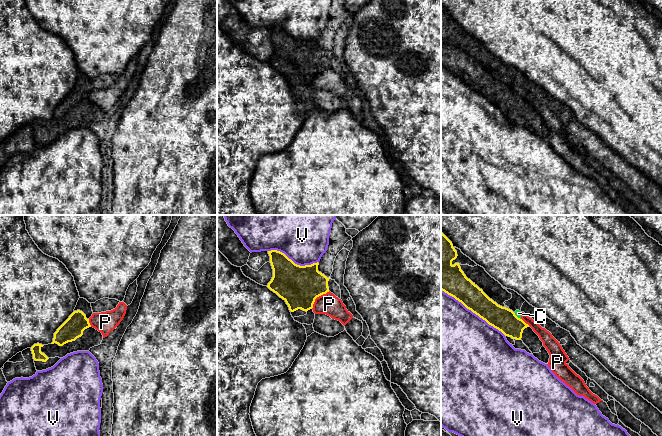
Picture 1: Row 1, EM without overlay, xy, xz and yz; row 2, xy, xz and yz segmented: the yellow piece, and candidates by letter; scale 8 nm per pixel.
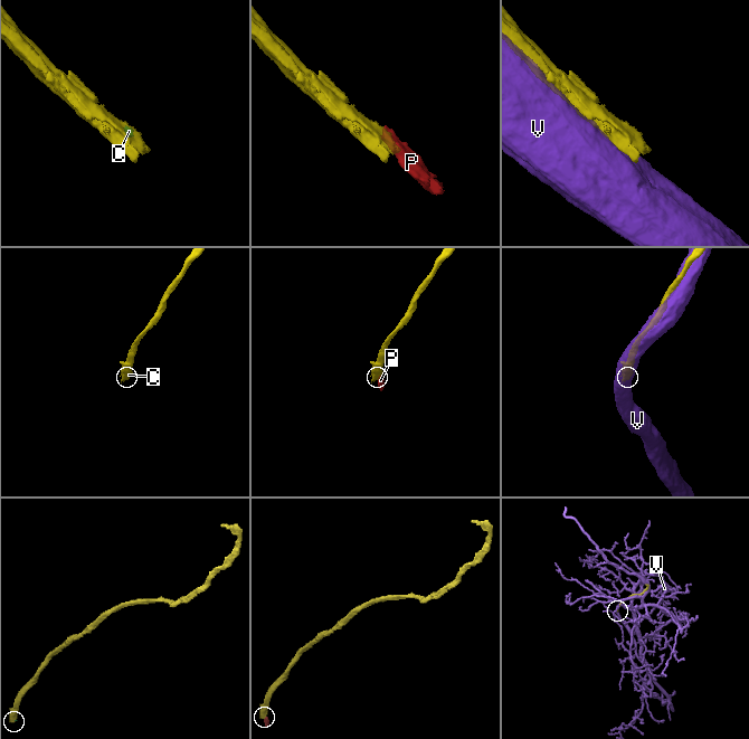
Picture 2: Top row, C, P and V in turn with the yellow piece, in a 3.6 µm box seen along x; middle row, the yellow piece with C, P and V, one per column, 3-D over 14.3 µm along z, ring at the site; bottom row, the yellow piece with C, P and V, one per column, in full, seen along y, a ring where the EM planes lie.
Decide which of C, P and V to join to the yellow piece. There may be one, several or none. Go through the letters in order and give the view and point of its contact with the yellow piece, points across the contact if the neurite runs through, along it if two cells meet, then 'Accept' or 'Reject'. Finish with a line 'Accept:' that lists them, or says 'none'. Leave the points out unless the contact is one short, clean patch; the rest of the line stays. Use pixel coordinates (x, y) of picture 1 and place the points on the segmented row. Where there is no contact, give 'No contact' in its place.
C: Touches yellow at yz (516, 316). Boundary: yz (514, 313), (520, 319). Reject
P: Touches yellow at xz (317, 296). Boundary: xz (329, 291), (319, 295), (311, 308). Reject
V: Touches yellow at yz (473, 312). Reject
Accept: none

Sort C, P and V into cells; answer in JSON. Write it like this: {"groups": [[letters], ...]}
{"groups": [["C", "P"], ["V"]]}

